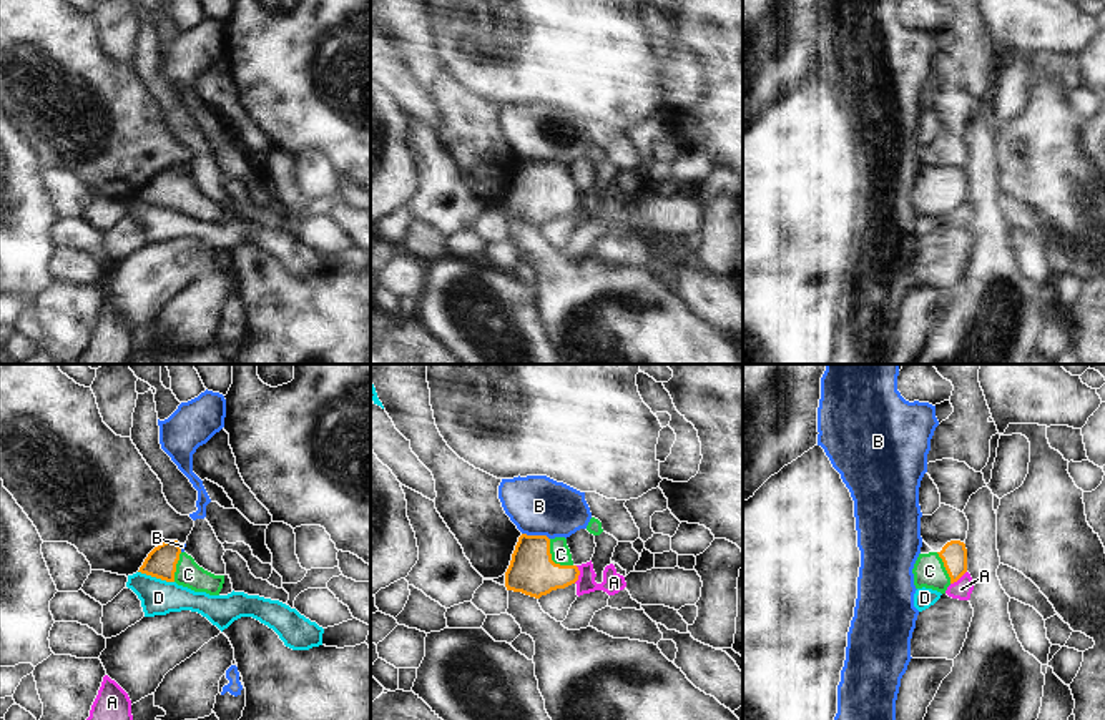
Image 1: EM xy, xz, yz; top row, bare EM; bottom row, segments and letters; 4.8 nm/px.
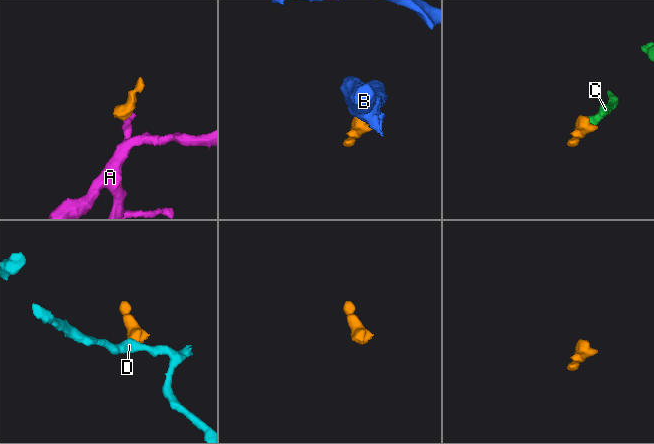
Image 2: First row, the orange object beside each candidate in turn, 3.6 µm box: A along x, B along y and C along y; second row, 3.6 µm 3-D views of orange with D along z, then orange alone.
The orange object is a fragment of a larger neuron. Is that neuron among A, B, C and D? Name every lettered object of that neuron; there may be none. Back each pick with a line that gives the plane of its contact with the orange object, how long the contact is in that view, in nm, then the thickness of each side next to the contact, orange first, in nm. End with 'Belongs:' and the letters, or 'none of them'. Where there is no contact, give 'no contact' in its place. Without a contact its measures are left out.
C: contact in xz; length 180 nm; calibres 220 and 100 nm
Belongs: C

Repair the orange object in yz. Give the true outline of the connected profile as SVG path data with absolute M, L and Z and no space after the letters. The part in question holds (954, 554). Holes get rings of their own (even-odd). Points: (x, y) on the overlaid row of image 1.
M960 540L947 542L940 552L919 554L912 574L916 589L945 594L967 572L967 549Z

